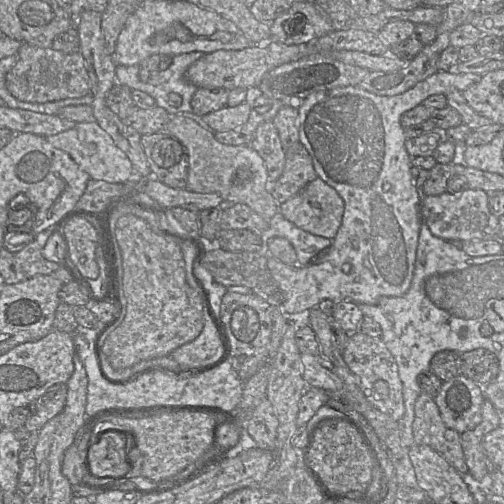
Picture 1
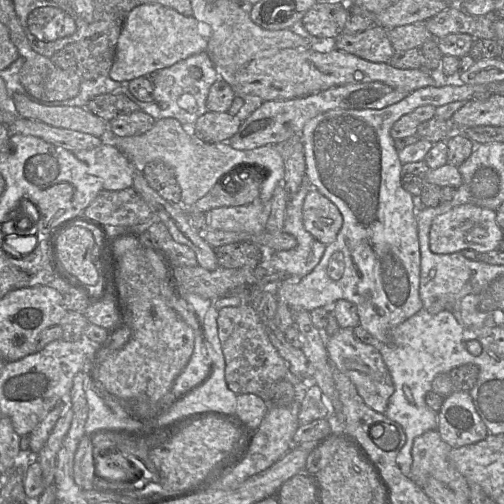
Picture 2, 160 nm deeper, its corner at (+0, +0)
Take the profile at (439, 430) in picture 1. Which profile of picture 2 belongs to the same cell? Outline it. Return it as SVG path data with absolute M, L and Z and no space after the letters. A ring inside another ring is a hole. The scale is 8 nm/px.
M437 429L416 437L409 477L420 487L425 485L428 478L435 478L451 489L458 499L469 501L469 484L453 464L451 450L452 447L441 438Z

